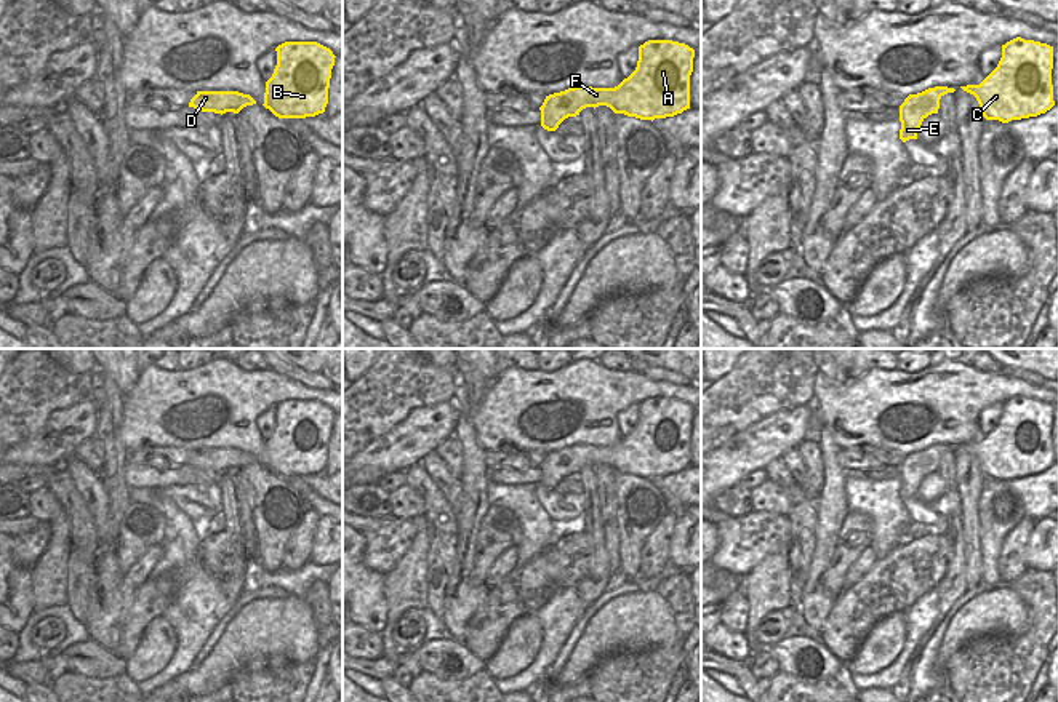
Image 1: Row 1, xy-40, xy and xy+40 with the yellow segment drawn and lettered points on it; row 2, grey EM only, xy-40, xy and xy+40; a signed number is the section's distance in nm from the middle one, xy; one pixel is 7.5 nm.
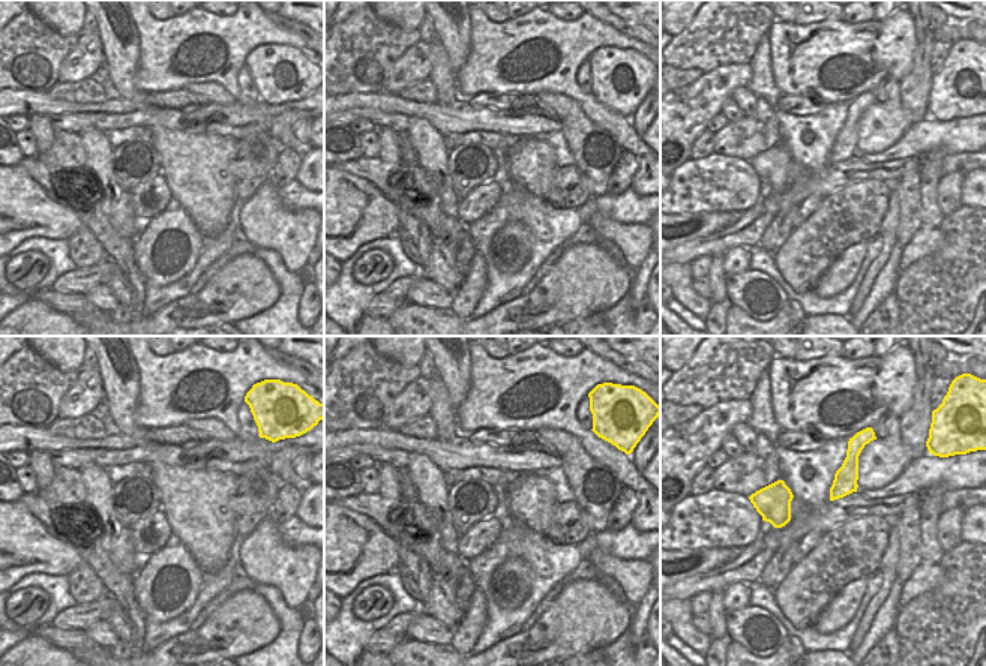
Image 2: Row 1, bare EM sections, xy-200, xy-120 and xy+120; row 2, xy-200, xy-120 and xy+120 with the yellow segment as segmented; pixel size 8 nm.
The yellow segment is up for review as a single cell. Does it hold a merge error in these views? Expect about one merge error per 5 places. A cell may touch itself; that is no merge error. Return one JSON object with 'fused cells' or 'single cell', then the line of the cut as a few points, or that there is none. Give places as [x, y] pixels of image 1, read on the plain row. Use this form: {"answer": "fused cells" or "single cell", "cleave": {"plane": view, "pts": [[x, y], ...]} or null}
{"answer": "single cell", "cleave": null}

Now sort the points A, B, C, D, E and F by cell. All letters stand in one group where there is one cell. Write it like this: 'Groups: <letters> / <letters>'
Groups: A B C D E F.

